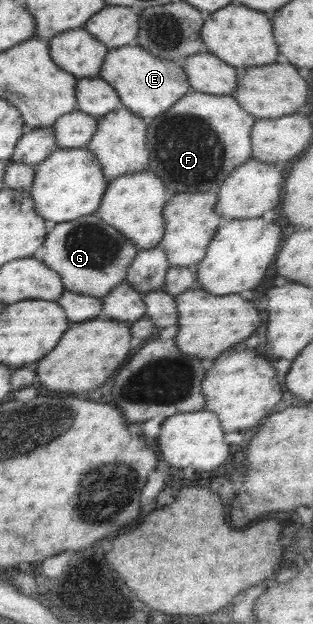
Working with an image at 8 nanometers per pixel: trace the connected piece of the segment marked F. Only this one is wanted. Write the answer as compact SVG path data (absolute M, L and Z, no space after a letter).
M189 91L185 94L171 109L165 111L165 113L160 113L157 117L153 119L145 118L145 121L148 122L147 128L147 149L149 150L150 155L150 164L147 170L150 172L156 173L157 177L165 184L167 188L167 195L169 197L174 196L179 193L218 193L218 189L221 187L225 178L236 168L239 167L242 163L245 163L247 160L252 157L252 143L251 143L251 130L256 122L256 117L253 117L250 113L247 113L245 109L238 104L238 101L234 98L233 95L229 96L216 96L208 93L201 93L195 91Z

